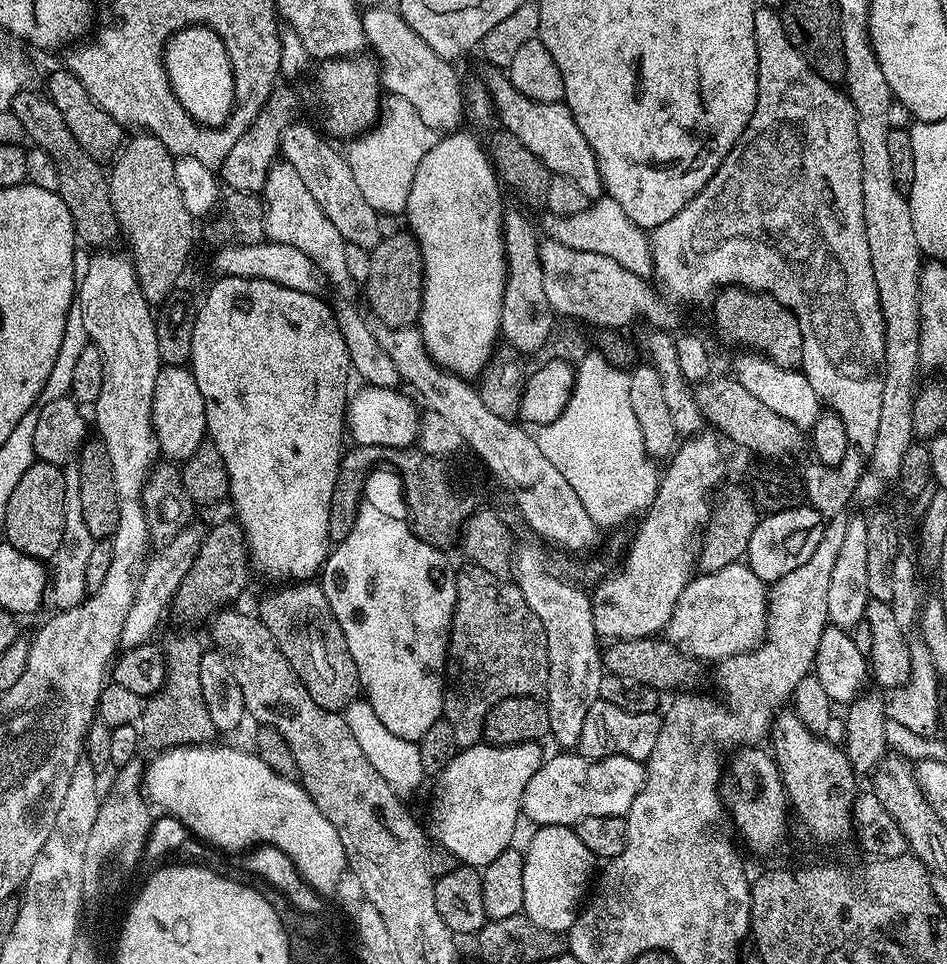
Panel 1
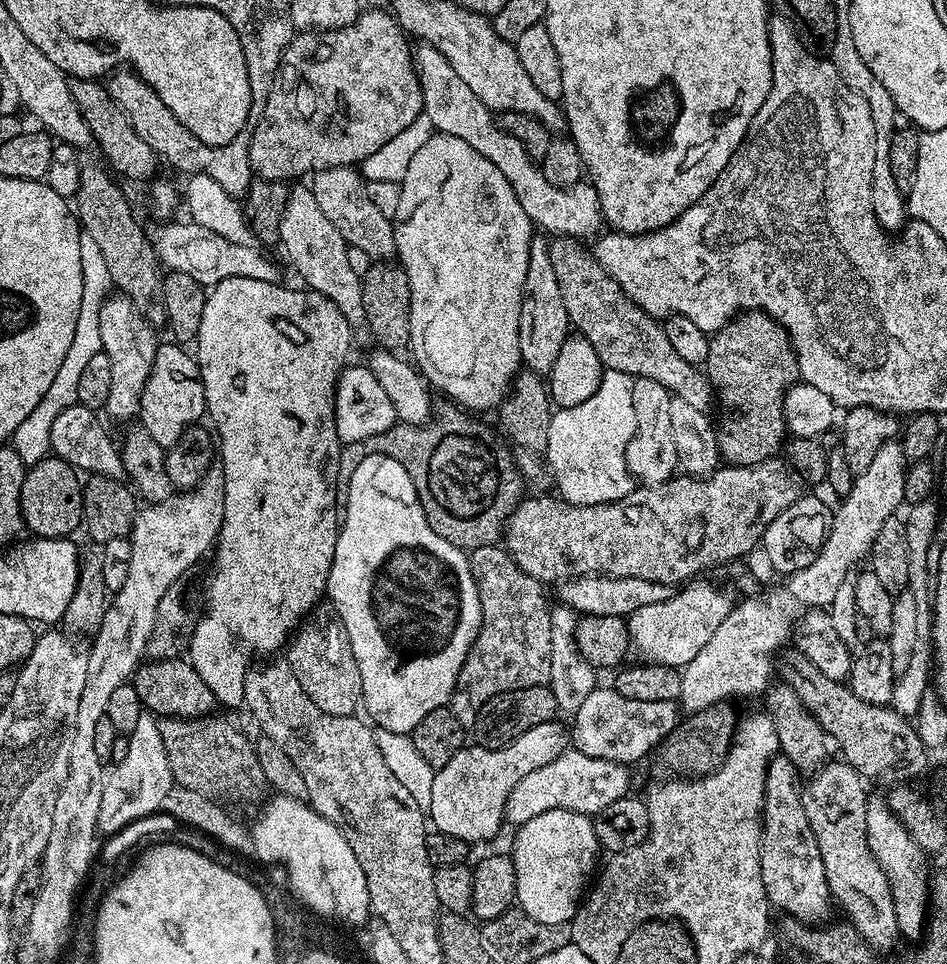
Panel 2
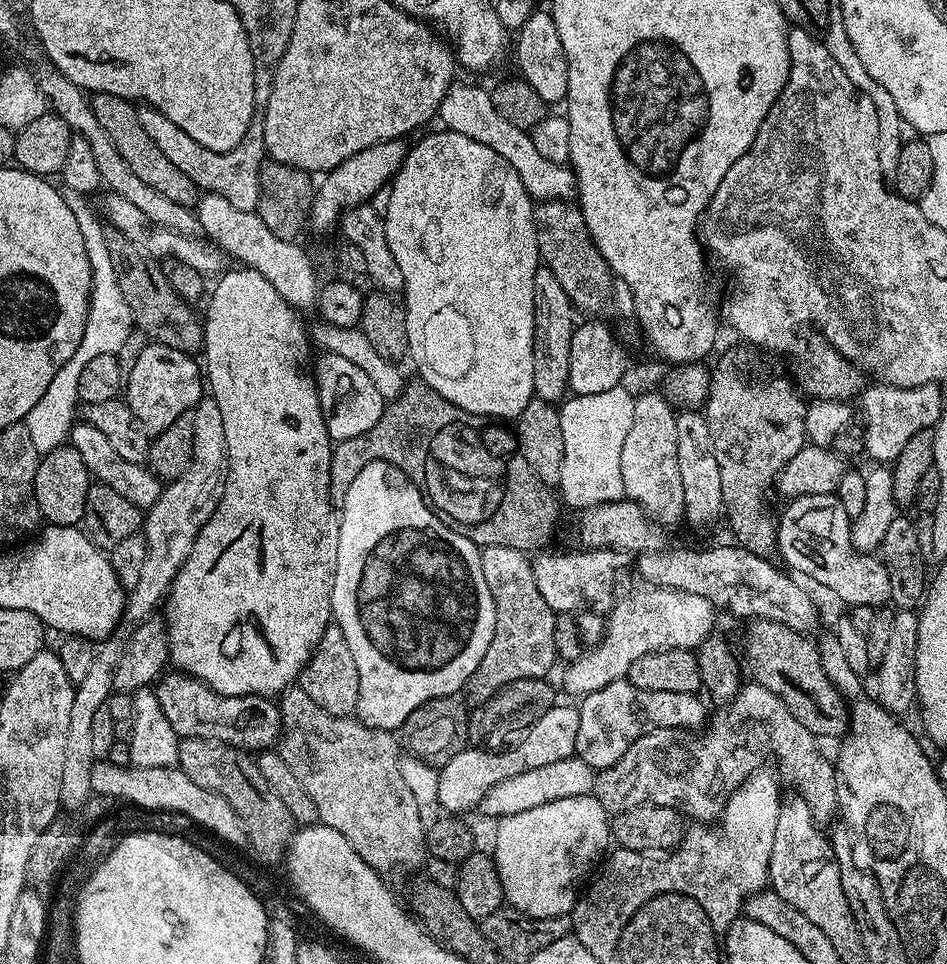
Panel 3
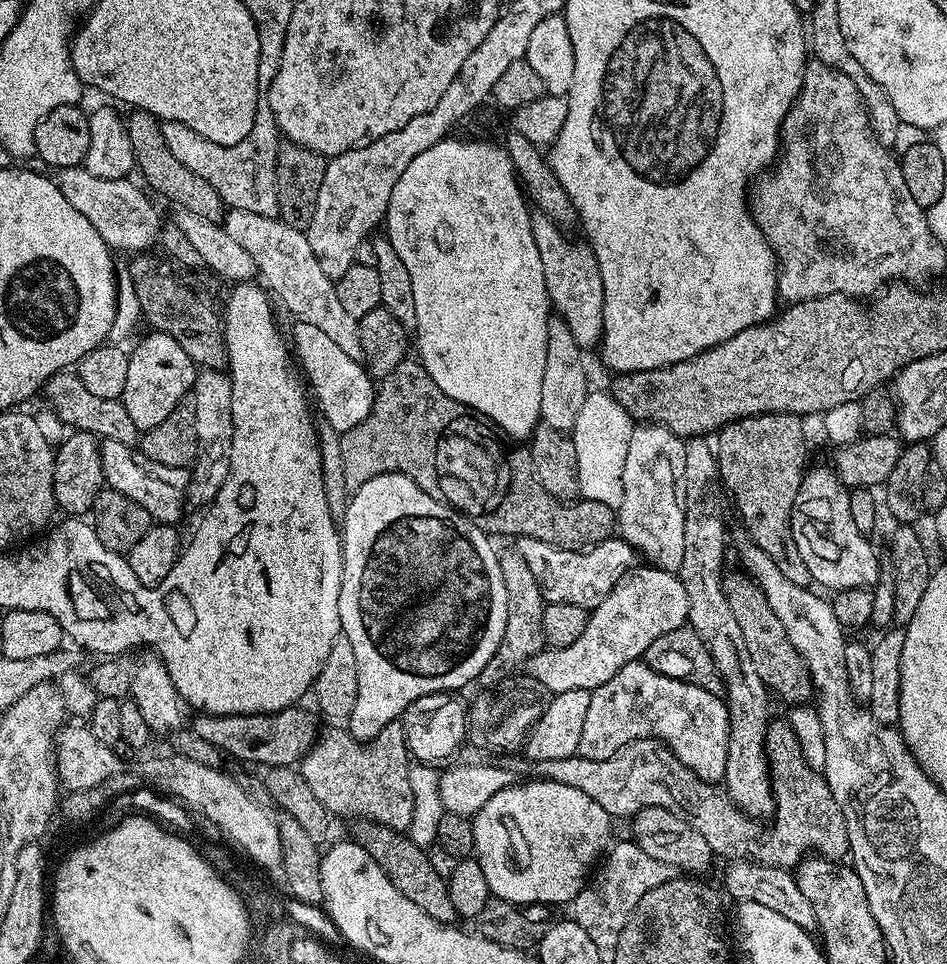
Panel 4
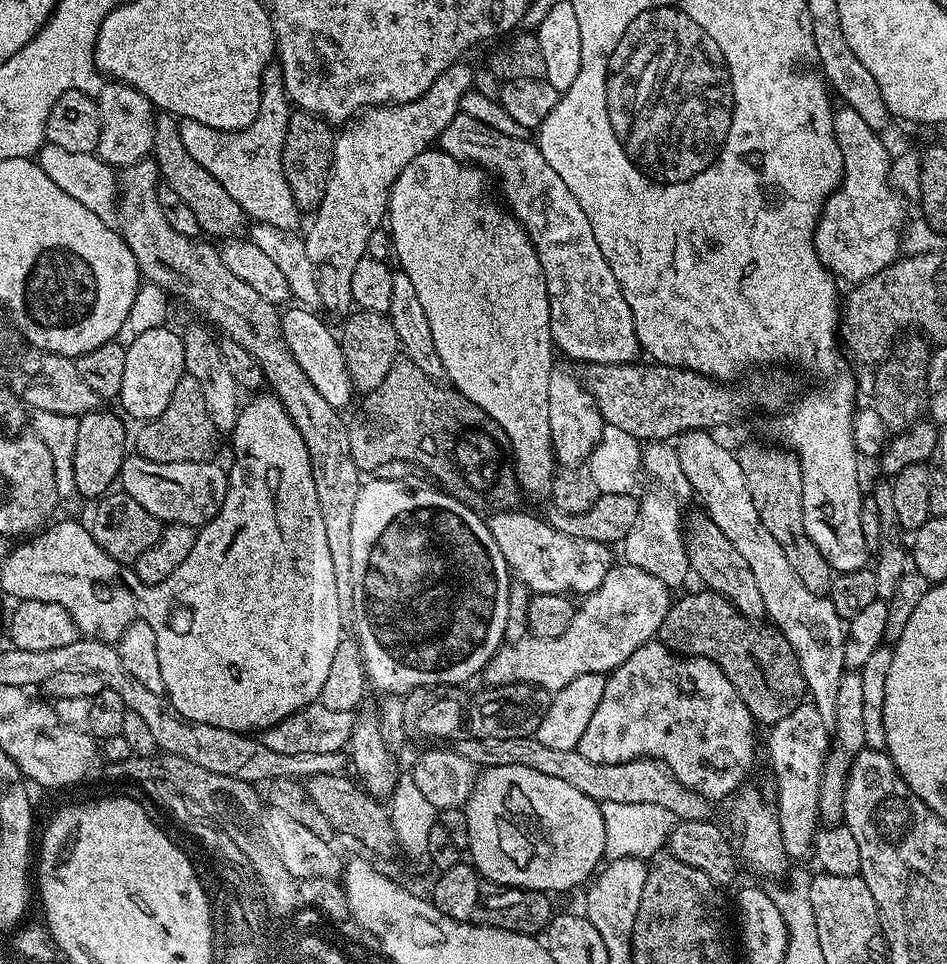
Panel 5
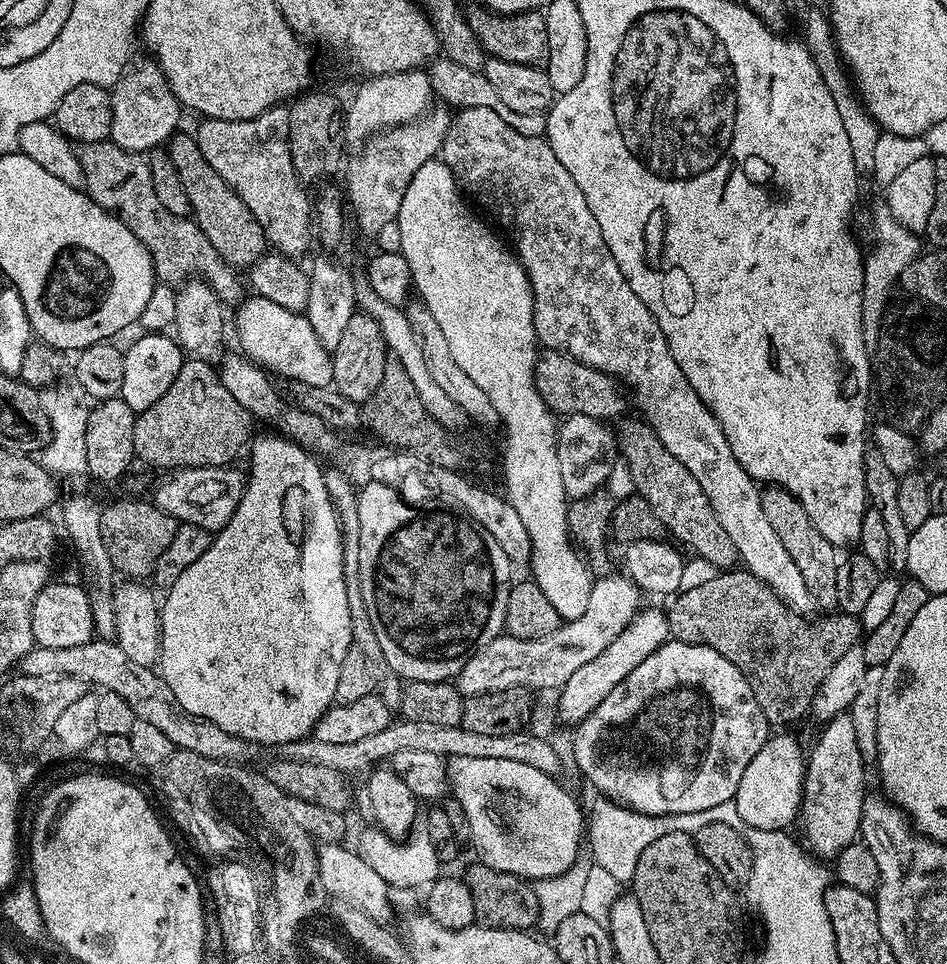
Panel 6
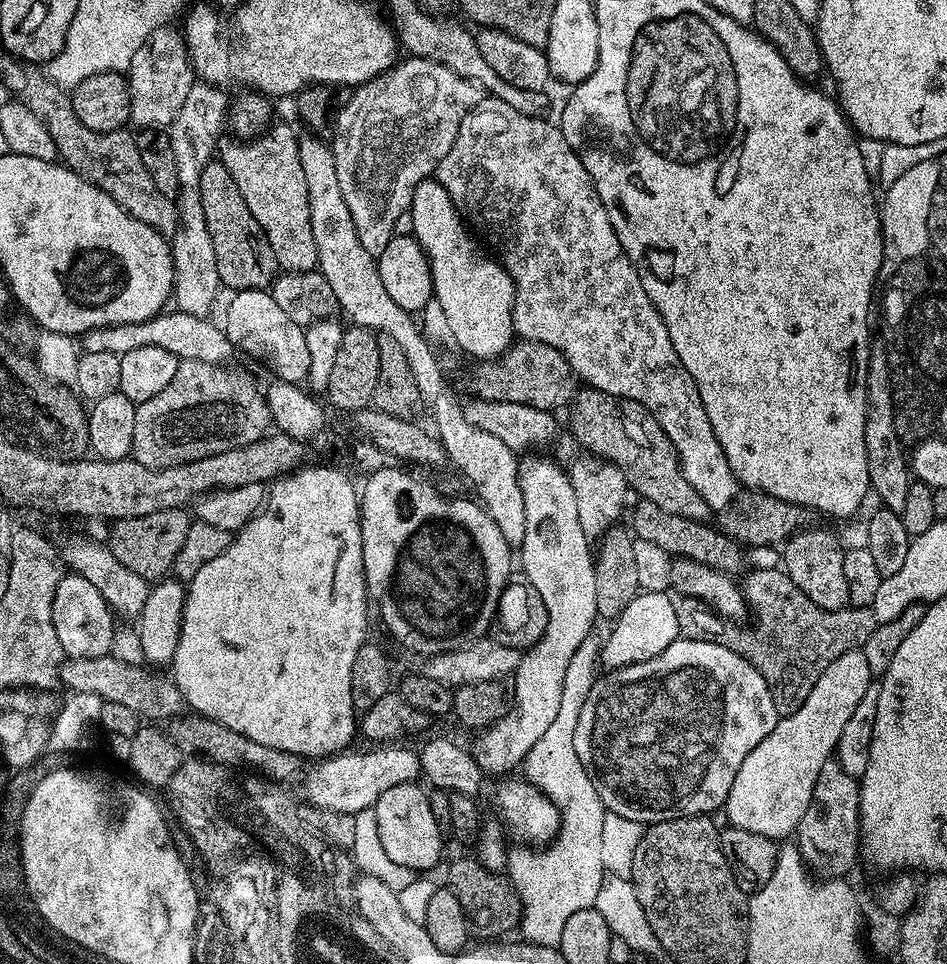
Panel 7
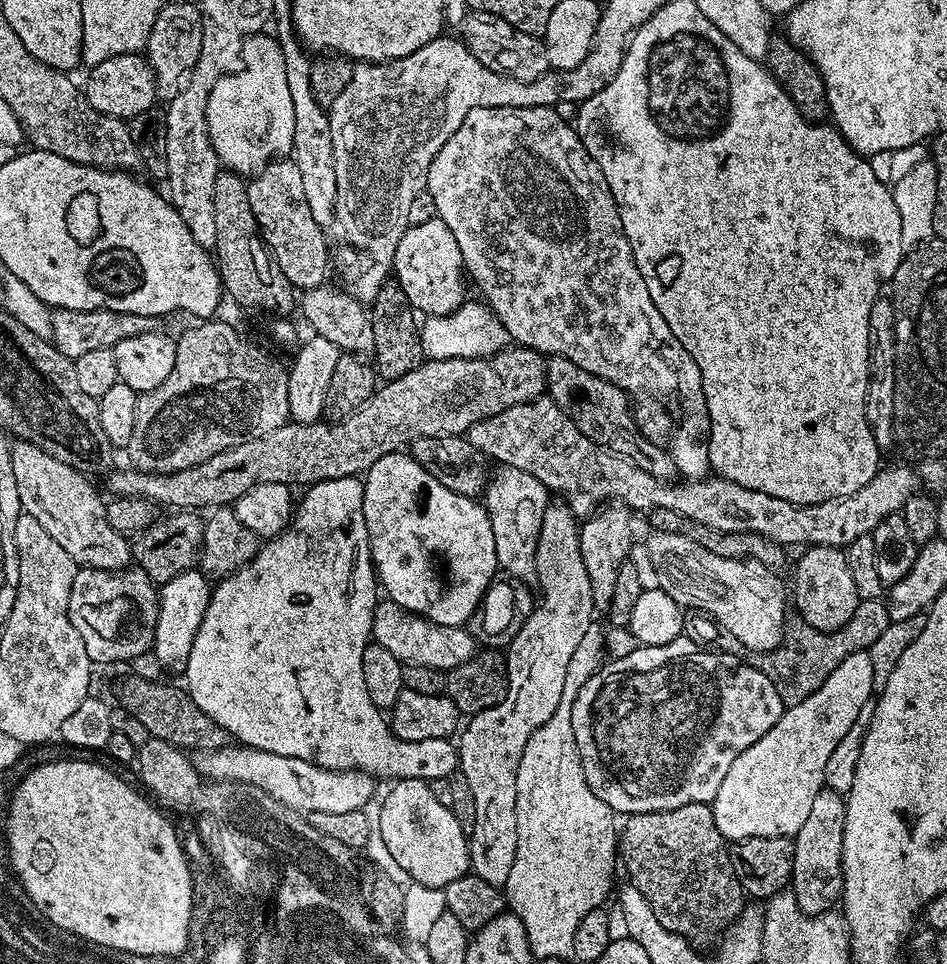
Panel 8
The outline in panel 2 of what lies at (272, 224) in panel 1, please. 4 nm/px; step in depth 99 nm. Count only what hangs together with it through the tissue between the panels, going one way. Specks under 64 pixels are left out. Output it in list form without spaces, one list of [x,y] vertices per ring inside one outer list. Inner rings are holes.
[[[293,187],[288,193],[288,201],[282,214],[280,224],[279,247],[284,248],[292,268],[305,280],[307,287],[313,292],[322,294],[342,310],[342,318],[353,330],[365,327],[366,310],[362,306],[362,277],[354,274],[350,261],[346,259],[348,243],[334,230],[334,222],[322,214],[318,202],[314,202],[311,187]]]

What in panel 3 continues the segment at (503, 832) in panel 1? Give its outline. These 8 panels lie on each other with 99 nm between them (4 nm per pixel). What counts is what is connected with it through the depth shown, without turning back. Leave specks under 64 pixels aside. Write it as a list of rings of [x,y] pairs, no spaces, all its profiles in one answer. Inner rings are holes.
[[[557,702],[511,746],[503,750],[485,750],[468,746],[455,756],[451,756],[449,760],[443,761],[438,778],[438,802],[441,809],[448,814],[466,814],[464,812],[470,811],[471,808],[472,811],[479,809],[482,798],[486,790],[490,790],[490,786],[498,786],[498,782],[514,778],[514,774],[526,774],[526,770],[538,770],[538,766],[547,766],[549,762],[562,762],[566,758],[576,756],[579,717],[580,710],[575,703]]]

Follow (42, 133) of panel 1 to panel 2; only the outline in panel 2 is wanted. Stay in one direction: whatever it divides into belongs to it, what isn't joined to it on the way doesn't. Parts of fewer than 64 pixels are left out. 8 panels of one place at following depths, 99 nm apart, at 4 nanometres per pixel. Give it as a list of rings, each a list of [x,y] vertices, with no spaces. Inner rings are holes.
[[[87,160],[81,163],[79,186],[74,197],[75,215],[80,222],[81,231],[98,243],[113,287],[127,296],[148,324],[155,328],[161,327],[167,320],[161,294],[162,274],[156,252],[147,231],[144,232],[136,220],[123,190],[116,184],[118,182],[115,177],[102,164],[101,166]]]

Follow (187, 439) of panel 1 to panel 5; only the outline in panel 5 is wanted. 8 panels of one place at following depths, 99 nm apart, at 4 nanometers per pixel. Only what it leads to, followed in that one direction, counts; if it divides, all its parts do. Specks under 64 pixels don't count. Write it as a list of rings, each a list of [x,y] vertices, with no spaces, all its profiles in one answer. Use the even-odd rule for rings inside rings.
[[[168,326],[147,330],[145,333],[133,335],[127,341],[126,371],[122,377],[122,390],[118,403],[124,407],[123,415],[129,421],[143,422],[158,418],[166,406],[170,406],[170,398],[174,398],[174,390],[178,390],[178,382],[186,375],[184,370],[184,338],[178,331],[171,332]]]

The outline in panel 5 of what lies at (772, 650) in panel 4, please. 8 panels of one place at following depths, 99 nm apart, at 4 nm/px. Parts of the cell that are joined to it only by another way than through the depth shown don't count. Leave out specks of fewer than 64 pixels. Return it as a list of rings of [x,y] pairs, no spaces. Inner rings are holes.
[[[707,512],[687,513],[686,527],[684,529],[684,545],[688,555],[688,567],[701,580],[703,587],[709,592],[717,592],[724,599],[728,599],[737,611],[747,620],[763,621],[766,613],[762,602],[762,593],[758,591],[758,585],[750,566],[746,566],[746,558],[738,554],[738,549],[722,530],[709,518]]]

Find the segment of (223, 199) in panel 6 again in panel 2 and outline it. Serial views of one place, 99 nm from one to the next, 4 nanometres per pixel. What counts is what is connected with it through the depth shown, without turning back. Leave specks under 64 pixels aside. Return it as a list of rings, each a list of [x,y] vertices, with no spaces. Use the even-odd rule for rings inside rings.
[[[69,79],[70,94],[74,94],[74,102],[78,102],[78,110],[82,110],[82,118],[86,118],[86,126],[90,126],[95,147],[100,147],[102,155],[108,159],[107,165],[117,177],[125,176],[128,180],[144,180],[155,177],[158,157],[150,146],[146,146],[143,138],[138,138],[134,126],[126,118],[126,114],[114,102],[107,87],[99,79]]]

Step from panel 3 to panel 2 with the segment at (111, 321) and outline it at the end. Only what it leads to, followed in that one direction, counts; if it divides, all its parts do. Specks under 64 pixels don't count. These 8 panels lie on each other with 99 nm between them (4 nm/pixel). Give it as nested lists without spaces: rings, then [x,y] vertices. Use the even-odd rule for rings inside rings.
[[[81,231],[80,249],[78,255],[82,258],[82,310],[78,310],[78,326],[74,326],[74,342],[70,342],[70,351],[66,354],[66,359],[62,361],[62,366],[58,374],[54,374],[54,383],[50,390],[34,406],[32,413],[22,421],[22,426],[14,430],[10,441],[10,447],[19,454],[25,466],[36,464],[43,460],[50,452],[50,429],[54,426],[54,418],[62,414],[72,404],[76,403],[78,398],[78,381],[82,375],[82,369],[94,354],[102,351],[102,330],[100,329],[100,305],[105,299],[106,294],[113,291],[110,272],[107,269],[105,259],[98,248],[98,243],[90,238],[89,234]]]

